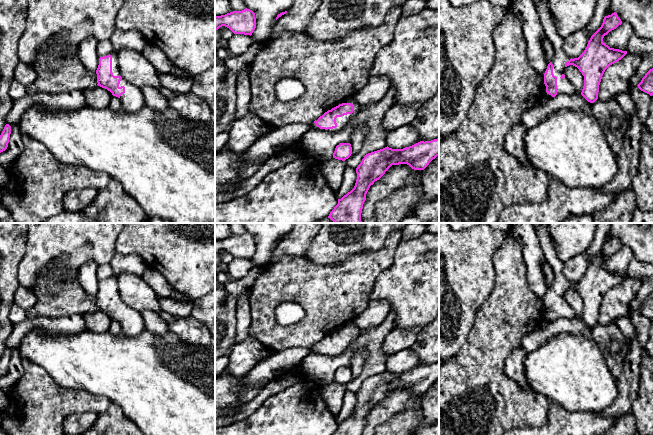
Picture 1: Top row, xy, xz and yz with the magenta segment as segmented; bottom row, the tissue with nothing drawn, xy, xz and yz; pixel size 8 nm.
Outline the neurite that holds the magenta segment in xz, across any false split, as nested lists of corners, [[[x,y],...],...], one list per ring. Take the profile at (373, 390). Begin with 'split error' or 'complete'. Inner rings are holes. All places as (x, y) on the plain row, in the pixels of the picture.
complete; [[[439,362],[420,365],[403,373],[392,373],[387,370],[366,378],[356,392],[357,403],[354,412],[338,423],[338,428],[332,435],[362,435],[370,410],[392,389],[407,388],[414,394],[424,394],[437,380]]]

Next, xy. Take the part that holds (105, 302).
split error; [[[118,251],[115,252],[109,264],[113,269],[113,275],[109,279],[99,282],[96,294],[98,310],[118,321],[123,334],[138,336],[145,330],[141,311],[129,307],[120,300],[117,280],[119,275],[124,272],[141,277],[148,266],[142,257],[136,254],[122,255]]]

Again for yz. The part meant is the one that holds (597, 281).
split error; [[[531,223],[539,239],[544,257],[553,270],[554,281],[544,297],[543,321],[556,319],[575,319],[577,315],[565,301],[565,292],[573,289],[584,300],[581,319],[590,327],[598,323],[599,309],[605,294],[621,284],[627,275],[610,272],[603,262],[622,248],[617,237],[605,240],[601,251],[591,260],[587,271],[578,282],[570,282],[563,274],[566,262],[557,257],[550,236],[548,223]]]

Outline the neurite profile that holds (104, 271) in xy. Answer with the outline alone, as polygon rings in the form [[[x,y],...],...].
[[[109,263],[98,266],[97,277],[99,281],[107,280],[111,278],[112,275],[113,275],[113,269]]]

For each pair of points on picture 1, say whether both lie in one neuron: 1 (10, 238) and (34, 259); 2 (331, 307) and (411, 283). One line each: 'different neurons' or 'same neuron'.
1: different neurons
2: different neurons

